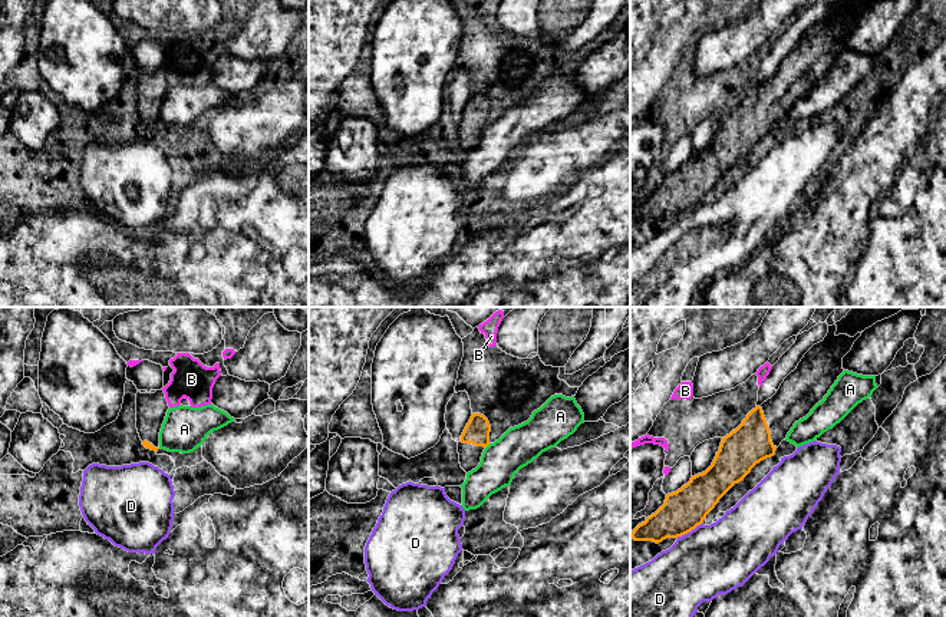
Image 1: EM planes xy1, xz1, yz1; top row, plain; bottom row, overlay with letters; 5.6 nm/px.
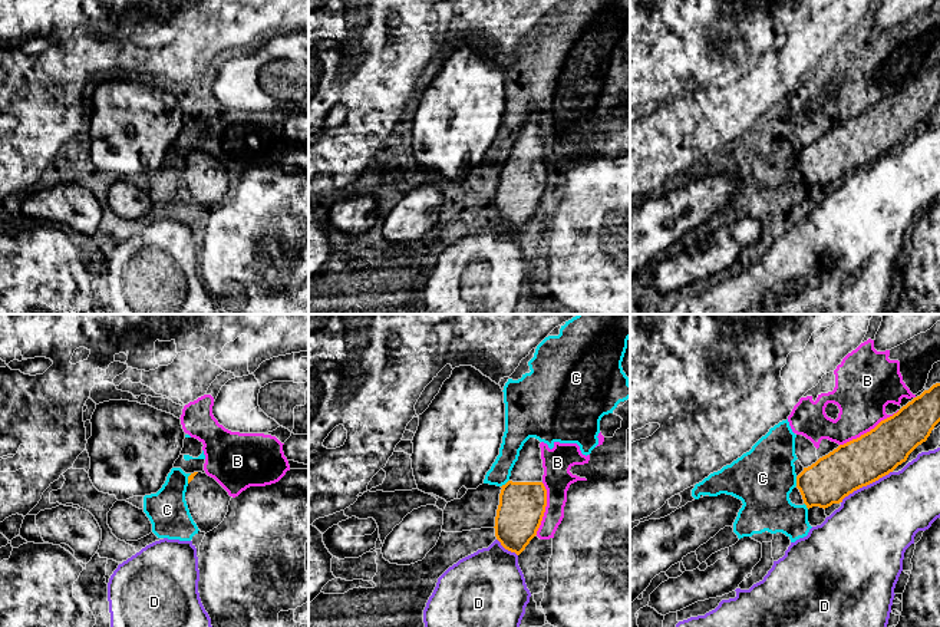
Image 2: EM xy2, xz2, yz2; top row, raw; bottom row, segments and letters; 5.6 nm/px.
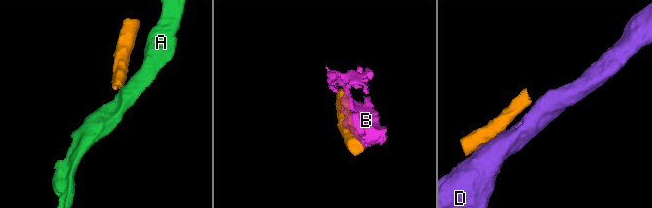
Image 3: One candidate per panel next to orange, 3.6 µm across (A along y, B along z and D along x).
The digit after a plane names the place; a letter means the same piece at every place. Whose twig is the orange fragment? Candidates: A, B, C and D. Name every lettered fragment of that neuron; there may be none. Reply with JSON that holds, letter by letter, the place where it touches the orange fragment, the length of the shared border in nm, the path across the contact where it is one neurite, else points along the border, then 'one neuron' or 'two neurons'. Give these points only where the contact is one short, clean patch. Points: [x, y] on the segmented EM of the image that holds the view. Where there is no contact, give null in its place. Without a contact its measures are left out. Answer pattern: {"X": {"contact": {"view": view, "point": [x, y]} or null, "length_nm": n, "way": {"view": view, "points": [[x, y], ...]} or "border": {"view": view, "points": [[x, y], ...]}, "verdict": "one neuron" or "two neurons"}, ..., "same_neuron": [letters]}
{"A": {"contact": {"view": "xz1", "point": [487, 445]}, "length_nm": 40, "border": {"view": "xz1", "points": [[490, 444], [485, 448]]}, "verdict": "two neurons"}, "B": {"contact": {"view": "yz2", "point": [870, 431]}, "length_nm": 380, "verdict": "two neurons"}, "C": {"contact": {"view": "yz2", "point": [797, 481]}, "length_nm": 60, "border": {"view": "yz2", "points": [[795, 477], [797, 485]]}, "verdict": "two neurons"}, "D": {"contact": {"view": "yz2", "point": [866, 485]}, "length_nm": 340, "verdict": "two neurons"}, "same_neuron": []}

